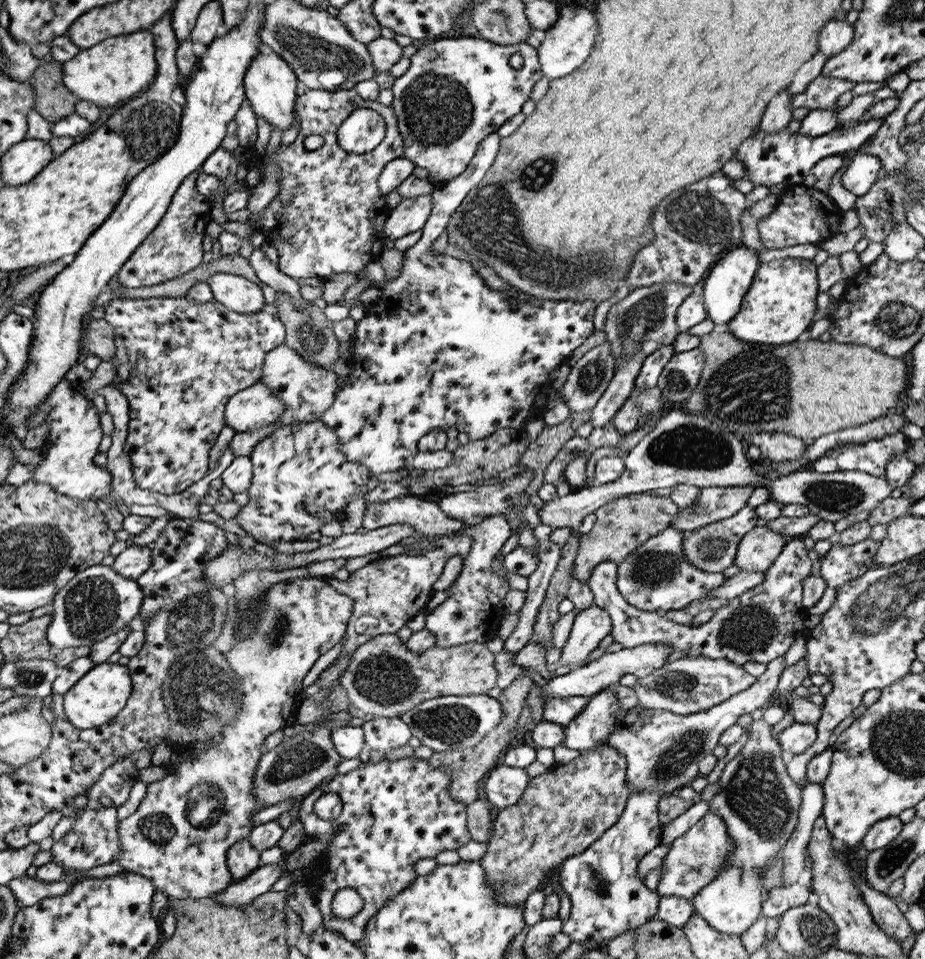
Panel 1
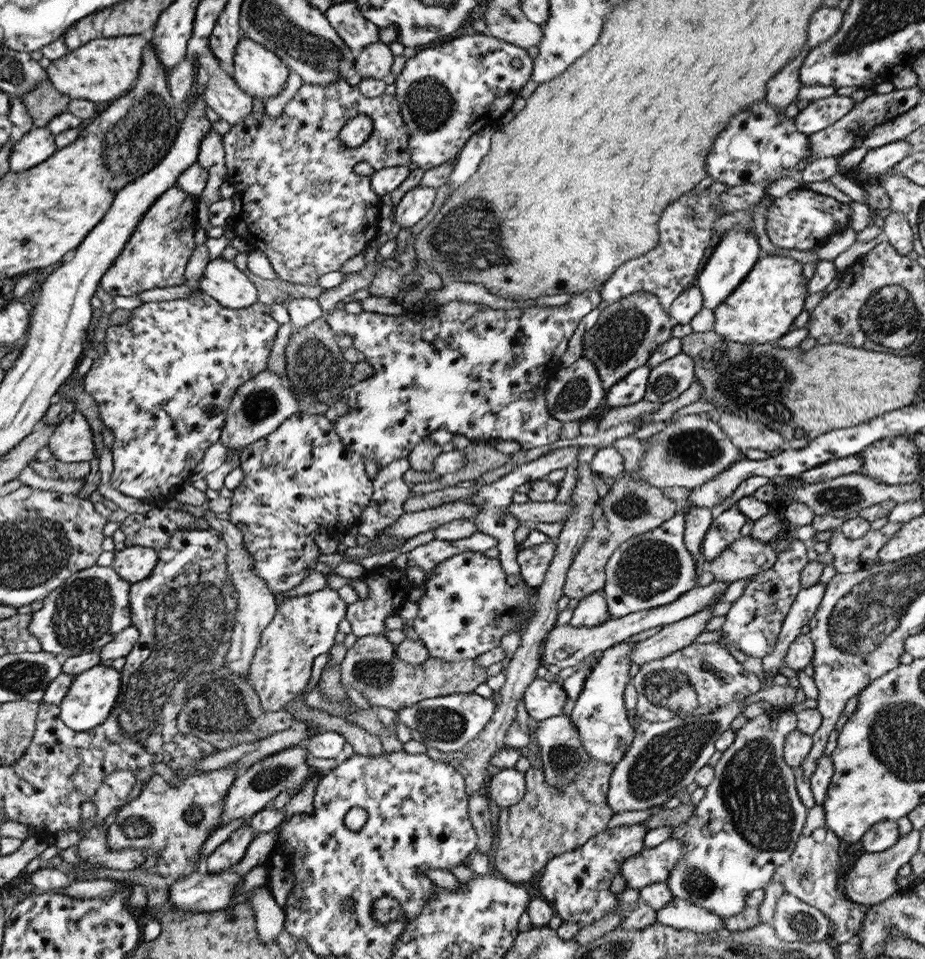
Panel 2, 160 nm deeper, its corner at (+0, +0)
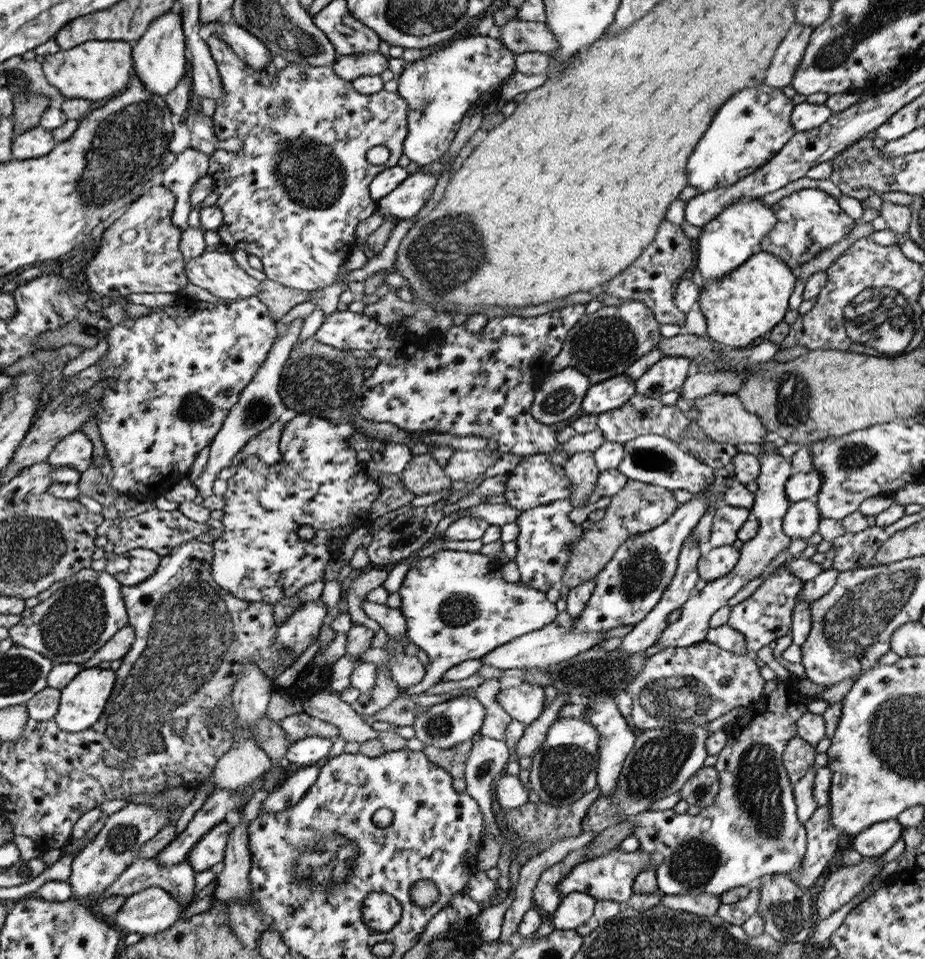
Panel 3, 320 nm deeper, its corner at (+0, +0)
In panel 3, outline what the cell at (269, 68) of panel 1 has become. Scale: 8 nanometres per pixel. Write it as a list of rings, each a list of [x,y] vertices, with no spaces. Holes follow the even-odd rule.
[[[220,21],[210,22],[205,27],[212,32],[212,36],[218,35],[220,40],[225,41],[256,72],[266,72],[266,65],[272,61],[272,56],[270,50],[256,36],[252,36],[233,21],[226,24]]]

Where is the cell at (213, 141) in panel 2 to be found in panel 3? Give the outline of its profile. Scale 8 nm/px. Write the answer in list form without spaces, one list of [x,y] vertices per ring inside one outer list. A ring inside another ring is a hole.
[[[189,111],[185,119],[186,128],[190,131],[190,147],[210,157],[216,150],[220,150],[220,140],[216,138],[213,120],[204,113]]]

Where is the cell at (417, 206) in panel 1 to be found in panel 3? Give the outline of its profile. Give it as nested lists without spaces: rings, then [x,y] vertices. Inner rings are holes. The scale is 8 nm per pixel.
[[[420,167],[416,172],[410,173],[400,186],[378,201],[380,205],[378,212],[398,219],[415,217],[432,196],[436,181],[435,174],[426,172],[423,167]]]

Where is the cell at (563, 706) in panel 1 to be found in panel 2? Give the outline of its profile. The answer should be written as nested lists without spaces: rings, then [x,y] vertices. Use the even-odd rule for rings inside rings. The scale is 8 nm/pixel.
[[[536,677],[526,688],[524,708],[531,718],[540,722],[551,716],[566,714],[567,692],[560,682]]]

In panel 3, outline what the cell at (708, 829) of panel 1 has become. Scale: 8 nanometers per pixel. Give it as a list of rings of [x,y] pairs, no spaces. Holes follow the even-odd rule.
[[[620,848],[611,850],[596,859],[574,865],[574,868],[559,882],[557,888],[561,894],[584,892],[594,896],[596,900],[614,900],[624,907],[627,900],[634,894],[634,877],[641,870],[653,867],[651,856],[652,853],[642,852],[639,849],[634,852],[626,852]]]

